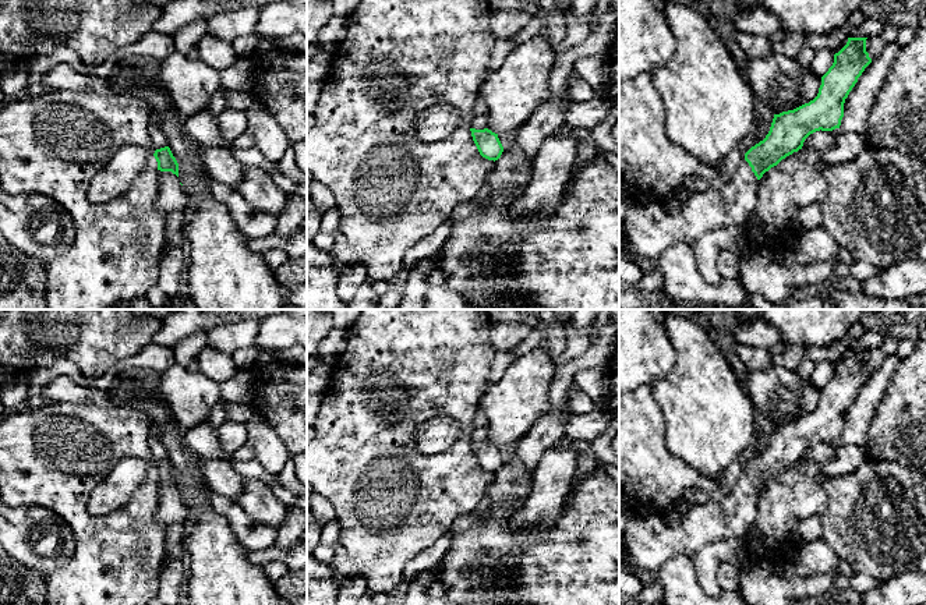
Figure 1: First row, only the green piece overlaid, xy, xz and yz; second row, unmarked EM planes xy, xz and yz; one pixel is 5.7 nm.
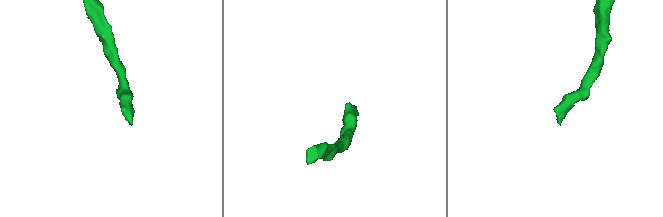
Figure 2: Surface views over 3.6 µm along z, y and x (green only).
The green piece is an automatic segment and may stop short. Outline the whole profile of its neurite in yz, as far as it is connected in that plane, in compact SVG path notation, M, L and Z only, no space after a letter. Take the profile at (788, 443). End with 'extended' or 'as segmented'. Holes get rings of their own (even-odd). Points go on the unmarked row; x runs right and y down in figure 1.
M848 350L821 389L813 413L774 427L766 450L745 466L721 502L710 499L703 505L690 505L678 526L669 526L662 516L630 514L619 538L619 567L651 577L664 562L681 552L693 553L713 542L743 538L756 523L763 487L802 461L810 446L840 441L845 411L872 375L866 351Z | extended

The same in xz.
M488 427L474 428L471 432L470 443L473 453L480 467L488 473L498 473L503 464L503 459L498 446L487 441Z | extended

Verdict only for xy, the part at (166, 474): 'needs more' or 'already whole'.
needs more

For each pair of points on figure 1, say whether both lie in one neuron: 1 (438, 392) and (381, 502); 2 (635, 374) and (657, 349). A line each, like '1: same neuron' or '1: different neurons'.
1: same neuron
2: same neuron

